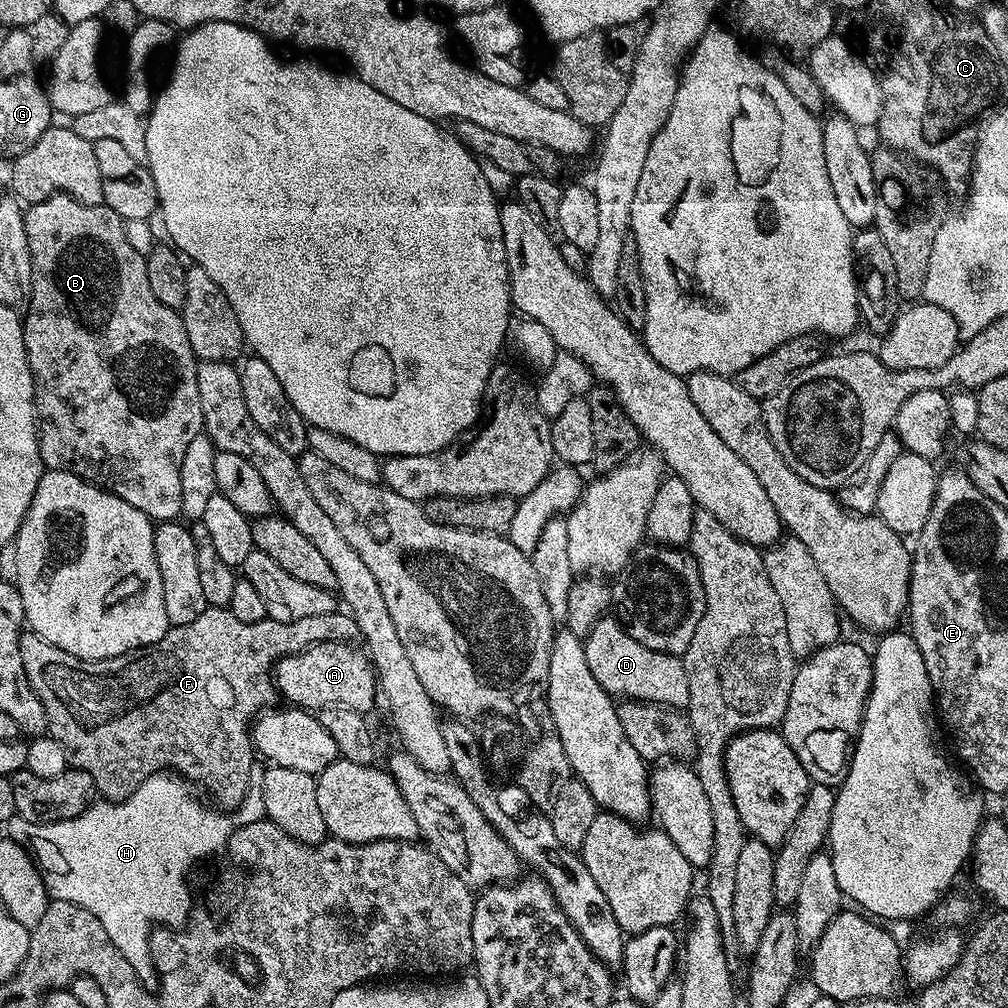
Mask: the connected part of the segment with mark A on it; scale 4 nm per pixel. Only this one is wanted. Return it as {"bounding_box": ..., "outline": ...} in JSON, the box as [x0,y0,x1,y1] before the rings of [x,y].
{"bounding_box":[274,642,378,713],"outline":[[[326,642],[312,644],[294,656],[284,656],[274,669],[277,693],[289,705],[305,710],[339,706],[356,712],[371,713],[372,703],[378,700],[376,670],[367,655],[351,643]]]}

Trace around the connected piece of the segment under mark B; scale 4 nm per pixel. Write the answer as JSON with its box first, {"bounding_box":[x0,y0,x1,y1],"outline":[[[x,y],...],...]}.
{"bounding_box":[22,192,204,522],"outline":[[[55,192],[50,198],[37,204],[28,204],[24,213],[30,258],[33,259],[33,293],[30,294],[23,313],[22,323],[26,354],[36,383],[40,461],[45,469],[69,472],[103,486],[122,498],[122,502],[130,502],[130,506],[142,510],[142,514],[146,514],[154,522],[172,522],[180,516],[182,510],[182,457],[186,454],[186,446],[190,446],[190,442],[194,442],[194,438],[202,435],[204,430],[202,402],[198,398],[198,361],[186,334],[183,315],[177,309],[158,302],[158,297],[150,286],[150,278],[146,275],[146,257],[138,254],[138,250],[134,250],[134,246],[126,242],[124,221],[125,217],[107,202],[83,204],[64,192]]]}

